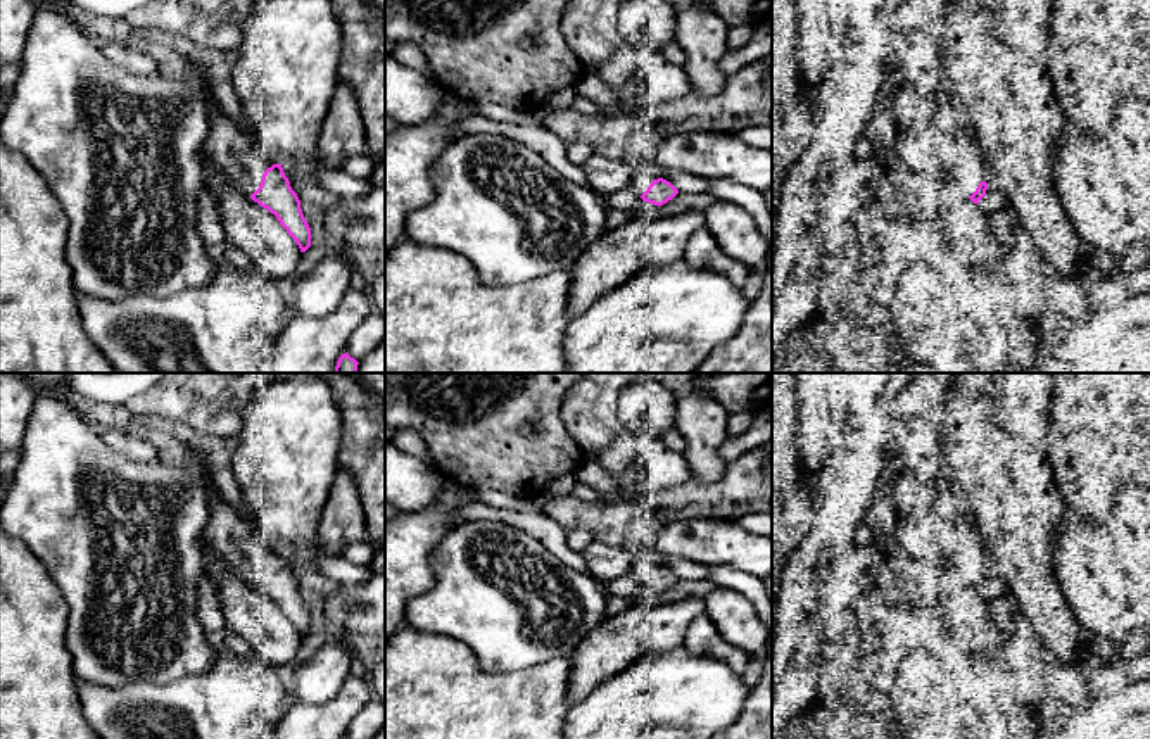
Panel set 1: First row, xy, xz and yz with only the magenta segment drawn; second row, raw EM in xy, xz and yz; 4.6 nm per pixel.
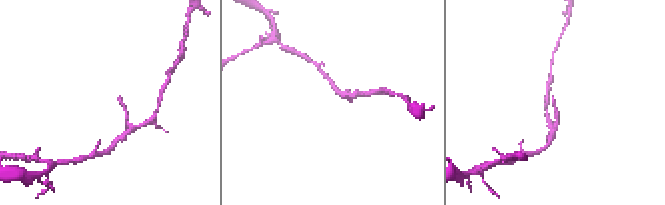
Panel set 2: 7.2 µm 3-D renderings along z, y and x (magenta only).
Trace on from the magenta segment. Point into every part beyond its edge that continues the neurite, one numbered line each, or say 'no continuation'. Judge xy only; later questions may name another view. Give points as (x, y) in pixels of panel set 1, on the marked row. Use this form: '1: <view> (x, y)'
1: xy (232, 149)

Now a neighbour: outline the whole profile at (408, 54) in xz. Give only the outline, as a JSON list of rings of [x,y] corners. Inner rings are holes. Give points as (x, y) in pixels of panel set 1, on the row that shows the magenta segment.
[[[395,43],[392,54],[397,62],[414,67],[418,73],[432,79],[432,71],[423,54],[413,43]]]

